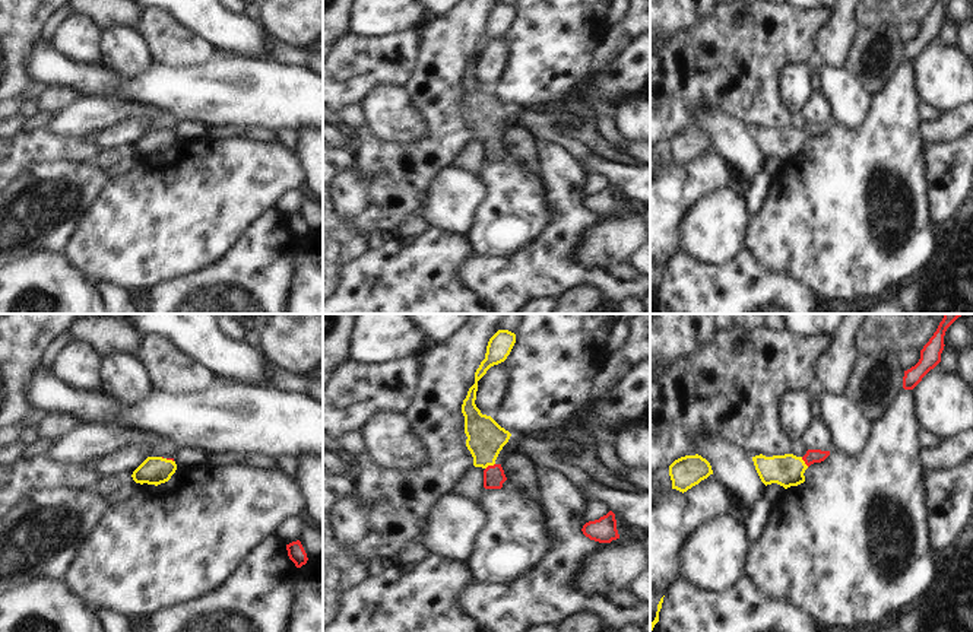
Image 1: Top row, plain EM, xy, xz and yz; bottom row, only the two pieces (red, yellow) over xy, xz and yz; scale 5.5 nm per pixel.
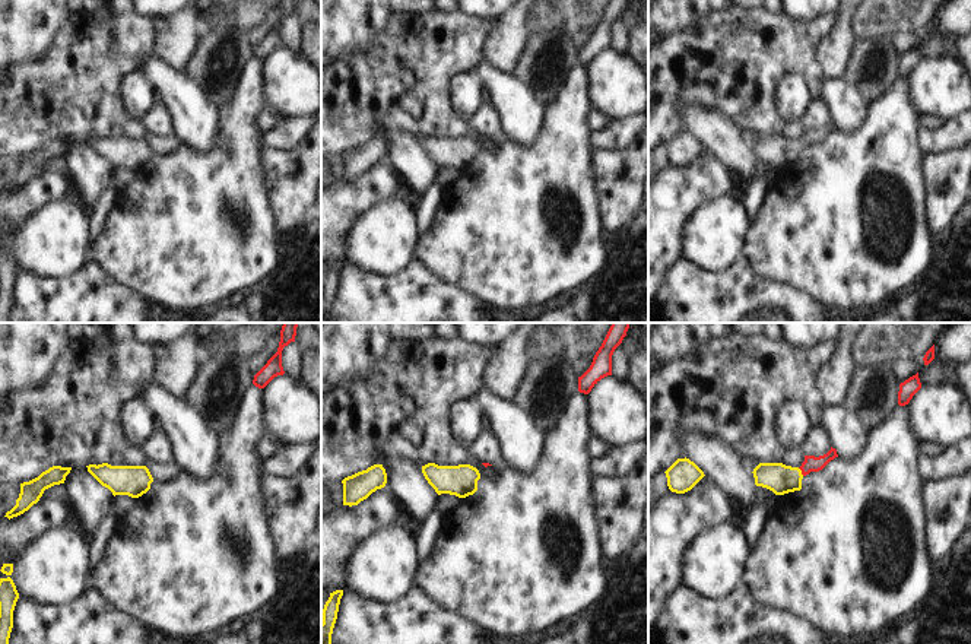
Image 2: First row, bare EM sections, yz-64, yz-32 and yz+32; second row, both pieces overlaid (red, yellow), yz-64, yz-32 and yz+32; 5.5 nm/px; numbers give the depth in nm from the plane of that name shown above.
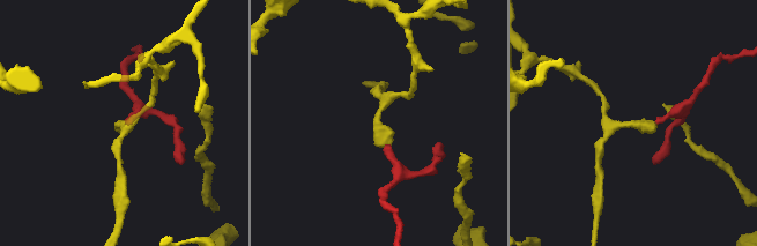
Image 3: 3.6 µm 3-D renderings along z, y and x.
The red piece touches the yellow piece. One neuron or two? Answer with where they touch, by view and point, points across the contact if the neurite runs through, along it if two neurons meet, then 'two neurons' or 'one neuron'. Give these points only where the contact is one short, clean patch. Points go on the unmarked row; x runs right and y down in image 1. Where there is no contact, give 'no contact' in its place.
contact xz (490, 139); way xz (494, 149), (490, 139), (485, 132), (485, 111); one neuron

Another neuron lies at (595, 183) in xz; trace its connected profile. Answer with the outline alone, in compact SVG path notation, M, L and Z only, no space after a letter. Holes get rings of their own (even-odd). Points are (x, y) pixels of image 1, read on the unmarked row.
M590 174L586 178L584 193L595 194L609 185L608 180L600 174Z

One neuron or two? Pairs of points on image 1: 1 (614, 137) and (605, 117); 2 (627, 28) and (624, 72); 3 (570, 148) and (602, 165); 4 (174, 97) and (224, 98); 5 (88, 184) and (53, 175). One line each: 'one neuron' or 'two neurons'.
1: one neuron
2: two neurons
3: two neurons
4: one neuron
5: one neuron

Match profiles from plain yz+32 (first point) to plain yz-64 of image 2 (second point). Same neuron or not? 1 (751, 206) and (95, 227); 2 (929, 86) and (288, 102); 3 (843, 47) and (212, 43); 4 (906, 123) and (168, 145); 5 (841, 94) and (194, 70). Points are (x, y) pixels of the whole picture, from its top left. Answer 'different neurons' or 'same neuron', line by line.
1: same neuron
2: same neuron
3: different neurons
4: different neurons
5: different neurons

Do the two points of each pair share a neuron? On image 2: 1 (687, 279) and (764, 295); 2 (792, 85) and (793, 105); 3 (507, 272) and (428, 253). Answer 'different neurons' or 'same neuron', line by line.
1: same neuron
2: same neuron
3: same neuron

